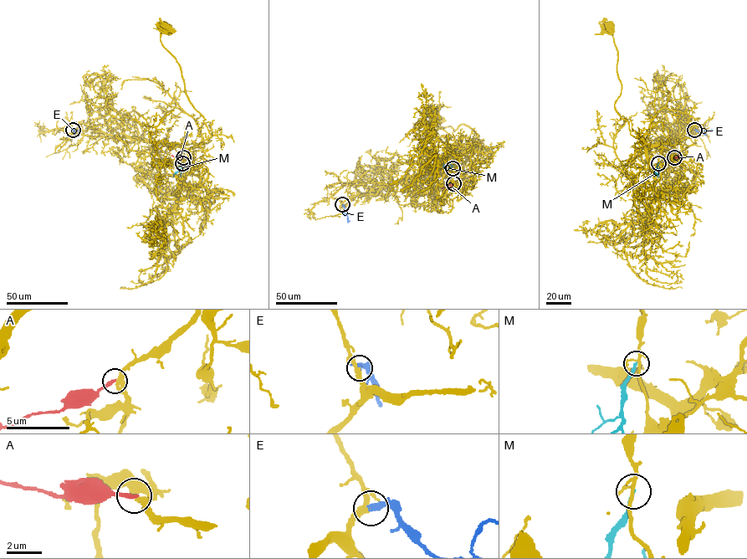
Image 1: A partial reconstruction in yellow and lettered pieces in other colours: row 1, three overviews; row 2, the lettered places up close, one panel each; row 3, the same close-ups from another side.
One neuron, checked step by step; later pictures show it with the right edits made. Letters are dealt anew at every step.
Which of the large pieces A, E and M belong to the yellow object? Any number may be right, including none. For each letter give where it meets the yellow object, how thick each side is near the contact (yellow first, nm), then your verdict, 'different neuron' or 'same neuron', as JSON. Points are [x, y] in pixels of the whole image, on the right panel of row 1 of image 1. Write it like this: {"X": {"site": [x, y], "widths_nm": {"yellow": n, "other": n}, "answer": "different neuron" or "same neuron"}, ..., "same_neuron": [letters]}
{"A": {"site": [674, 157], "widths_nm": {"yellow": 340, "other": 240}, "answer": "different neuron"}, "E": {"site": [694, 130], "widths_nm": {"yellow": 280, "other": 340}, "answer": "same neuron"}, "M": {"site": [658, 163], "widths_nm": {"yellow": 170, "other": 200}, "answer": "different neuron"}, "same_neuron": ["E"]}

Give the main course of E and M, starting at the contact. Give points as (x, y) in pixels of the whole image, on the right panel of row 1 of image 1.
E: (694, 130), (701, 133), (711, 129)
M: (658, 163), (654, 176)

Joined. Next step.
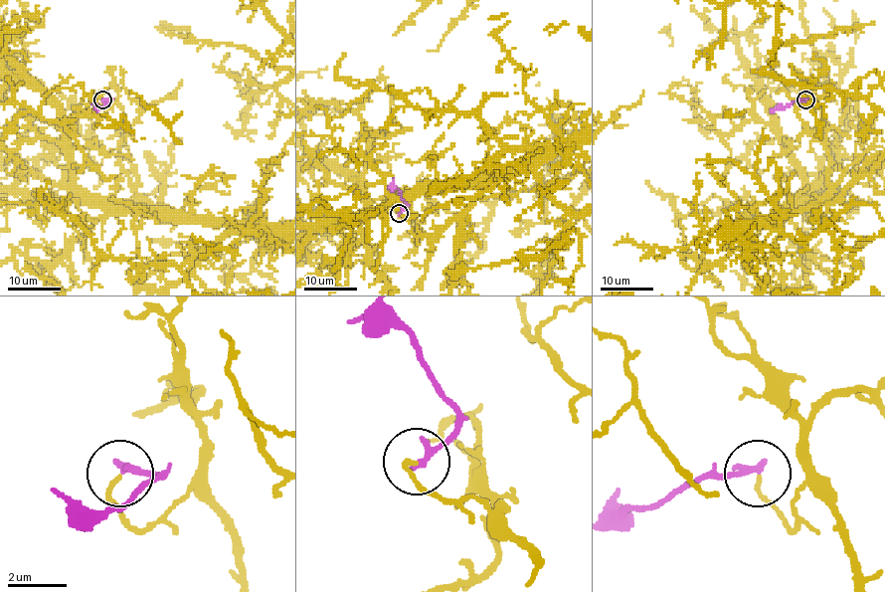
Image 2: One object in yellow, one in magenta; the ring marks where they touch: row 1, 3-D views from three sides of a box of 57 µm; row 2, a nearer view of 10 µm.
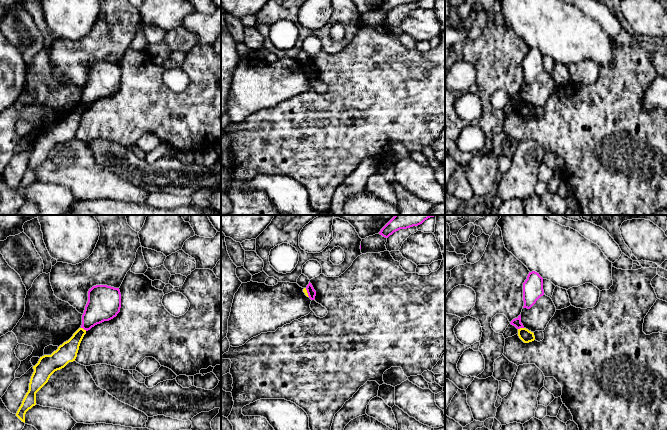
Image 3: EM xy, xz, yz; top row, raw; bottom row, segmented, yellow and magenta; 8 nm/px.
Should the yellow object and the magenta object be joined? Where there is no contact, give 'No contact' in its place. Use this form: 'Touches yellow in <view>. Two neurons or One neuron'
Touches yellow in yz. Two neurons

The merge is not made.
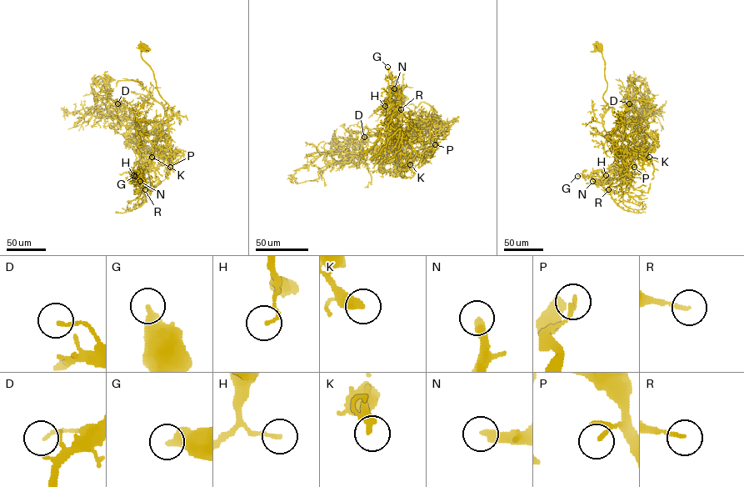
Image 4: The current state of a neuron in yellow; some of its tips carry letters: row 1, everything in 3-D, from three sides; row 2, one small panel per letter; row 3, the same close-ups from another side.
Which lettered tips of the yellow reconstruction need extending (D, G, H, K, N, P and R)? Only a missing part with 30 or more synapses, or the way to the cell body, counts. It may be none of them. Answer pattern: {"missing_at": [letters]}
{"missing_at": ["N", "R"]}

